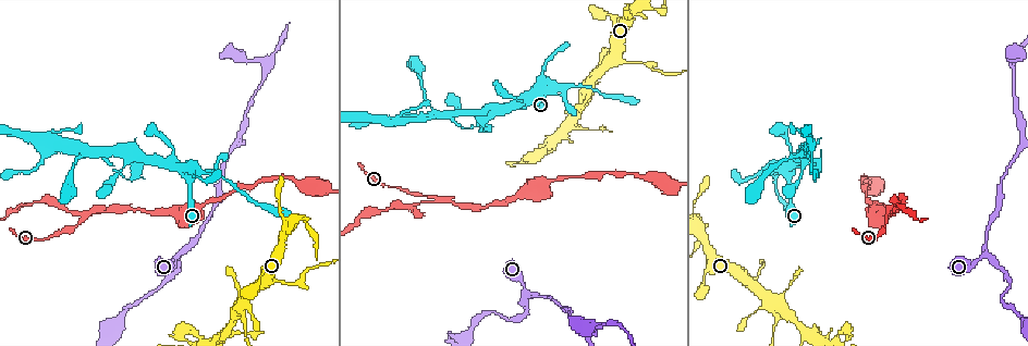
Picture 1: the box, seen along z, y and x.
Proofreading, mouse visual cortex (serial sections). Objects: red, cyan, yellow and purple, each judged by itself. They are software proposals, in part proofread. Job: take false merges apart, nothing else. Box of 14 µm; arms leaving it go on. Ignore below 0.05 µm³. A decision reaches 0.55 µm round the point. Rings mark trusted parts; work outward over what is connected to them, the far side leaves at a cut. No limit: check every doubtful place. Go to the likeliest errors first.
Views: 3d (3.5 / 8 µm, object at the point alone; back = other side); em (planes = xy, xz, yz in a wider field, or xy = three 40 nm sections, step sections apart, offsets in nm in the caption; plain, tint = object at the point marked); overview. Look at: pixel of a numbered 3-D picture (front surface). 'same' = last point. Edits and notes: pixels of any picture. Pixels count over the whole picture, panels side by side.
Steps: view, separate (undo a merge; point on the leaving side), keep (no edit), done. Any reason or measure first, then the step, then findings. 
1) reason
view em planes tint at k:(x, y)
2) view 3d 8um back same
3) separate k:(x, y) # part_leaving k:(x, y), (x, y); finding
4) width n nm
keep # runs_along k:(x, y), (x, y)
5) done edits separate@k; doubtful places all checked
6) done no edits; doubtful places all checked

abrupt turn
view 3d 8um at 1:(89, 211)

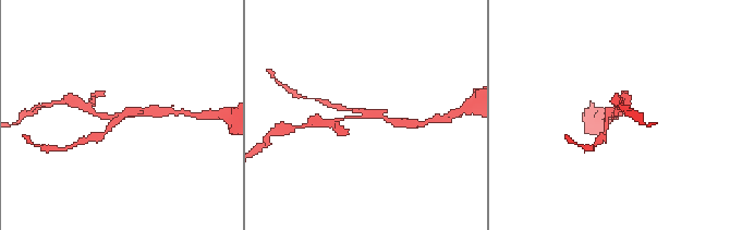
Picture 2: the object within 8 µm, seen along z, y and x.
view 3d 3.5um at 2:(366, 113)

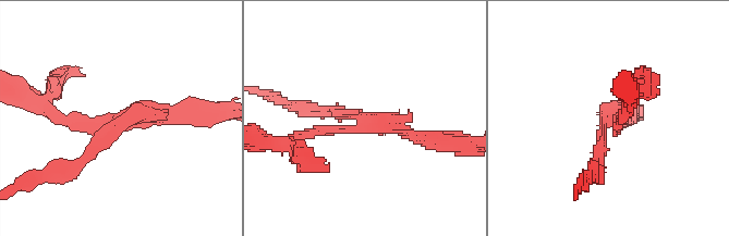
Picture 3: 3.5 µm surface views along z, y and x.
arms 3; arm_widths 150, 150, 200 nm; need the tissue
view em xy step 3 tint at 3:(123, 122)

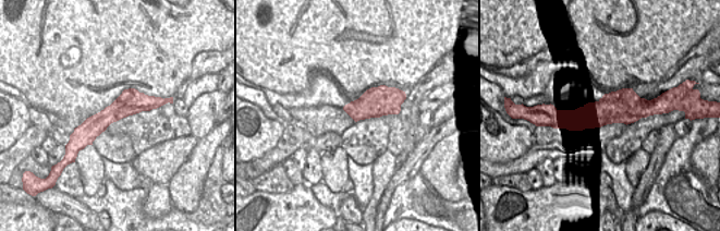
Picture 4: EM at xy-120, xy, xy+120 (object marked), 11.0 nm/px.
separate 3:(312, 132) # two cells meet here

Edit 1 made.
view overview

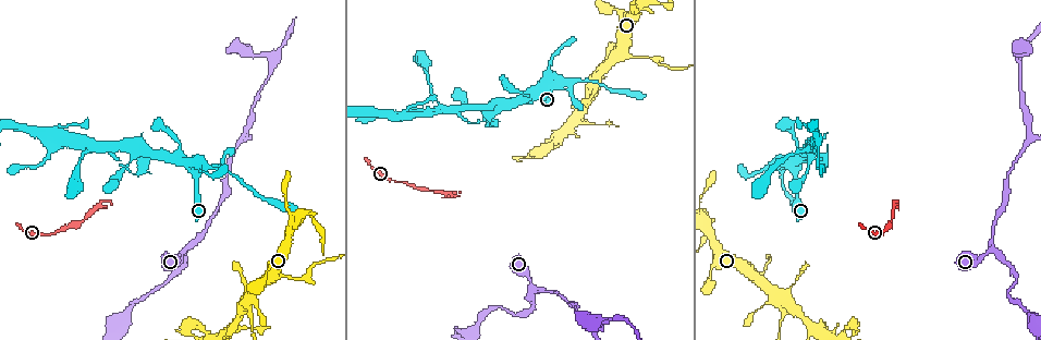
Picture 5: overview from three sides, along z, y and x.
branch point
view 3d 3.5um at 5:(1020, 64)

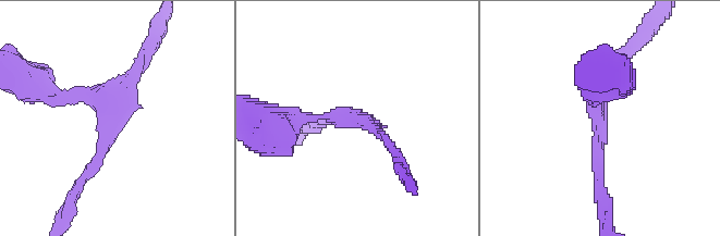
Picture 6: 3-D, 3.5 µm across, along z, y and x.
arms 3; arm_widths 150, 150, 150 nm; now the EM
view em planes tint at 6:(110, 122)

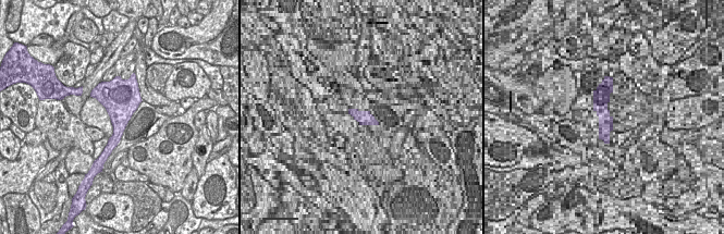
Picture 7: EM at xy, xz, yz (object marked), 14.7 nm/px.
cut it another way
view em xy step 3 tint same

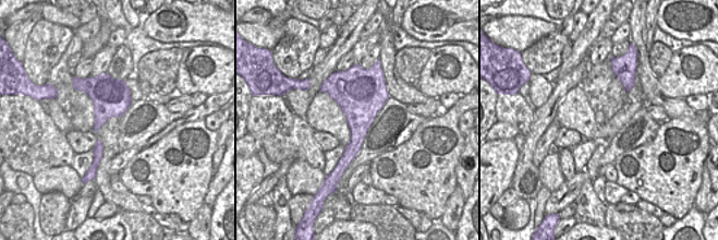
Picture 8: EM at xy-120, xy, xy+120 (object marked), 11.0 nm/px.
keep # all the same cell

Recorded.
a narrow waist
view 3d 8um at 5:(647, 57)

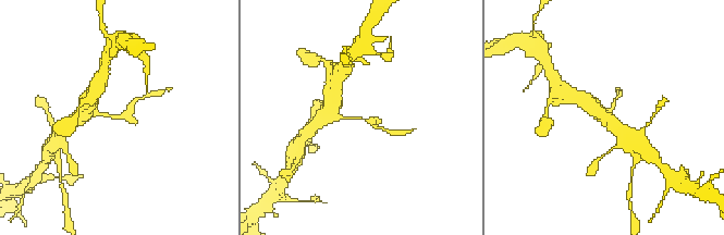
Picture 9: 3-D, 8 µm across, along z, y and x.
view 3d 3.5um at 9:(118, 118)

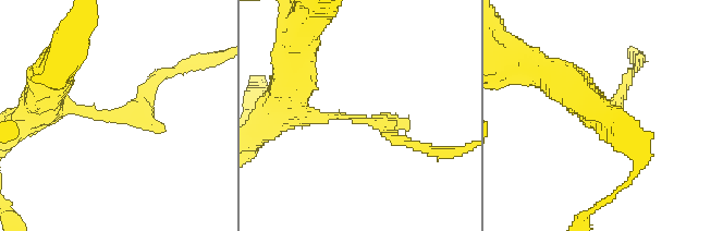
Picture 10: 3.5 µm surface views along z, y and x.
view em xy step 2 tint at 10:(362, 120)

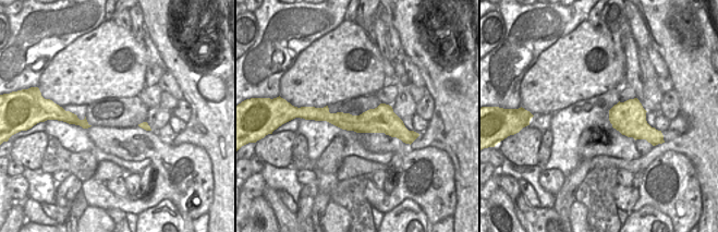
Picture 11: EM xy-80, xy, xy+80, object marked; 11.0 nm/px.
keep # runs_along 11:(311, 110), (402, 131); all the same cell

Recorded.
done edits separate@3; doubtful places all checked

